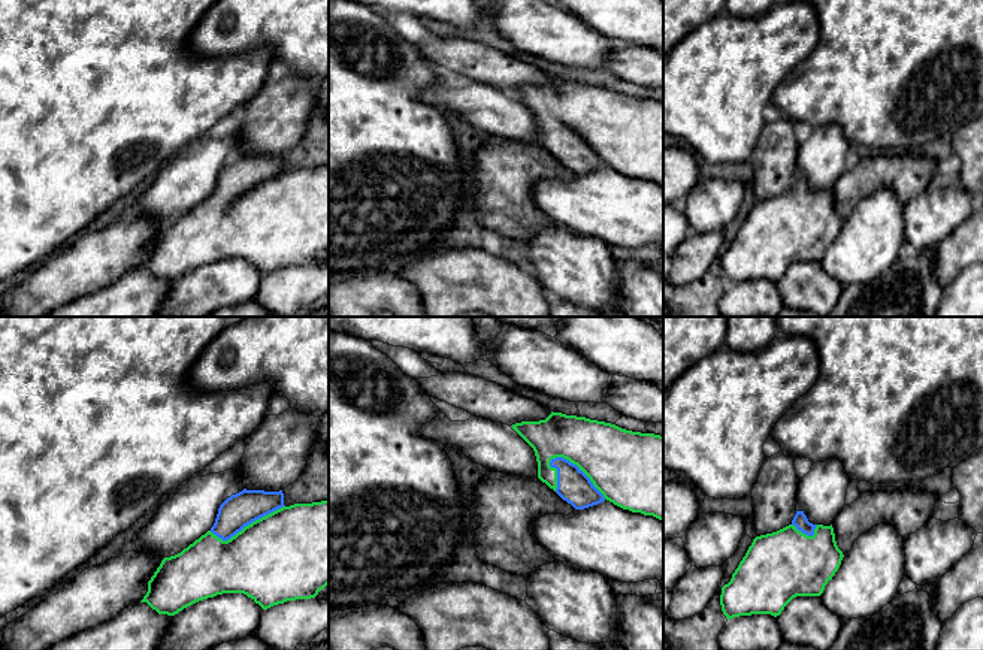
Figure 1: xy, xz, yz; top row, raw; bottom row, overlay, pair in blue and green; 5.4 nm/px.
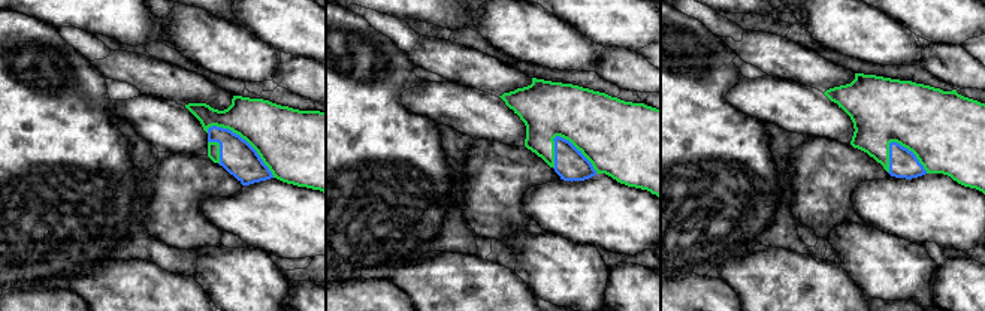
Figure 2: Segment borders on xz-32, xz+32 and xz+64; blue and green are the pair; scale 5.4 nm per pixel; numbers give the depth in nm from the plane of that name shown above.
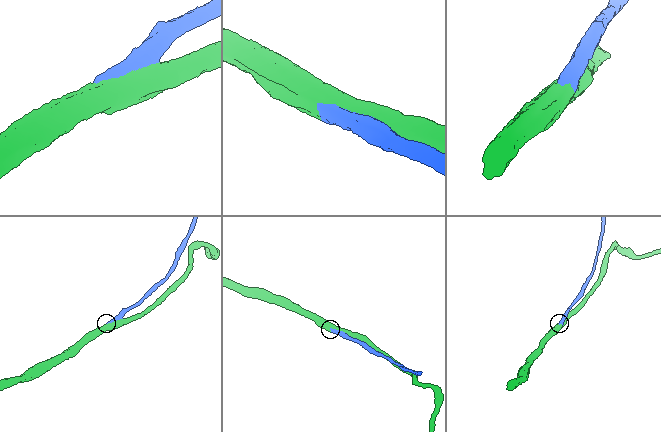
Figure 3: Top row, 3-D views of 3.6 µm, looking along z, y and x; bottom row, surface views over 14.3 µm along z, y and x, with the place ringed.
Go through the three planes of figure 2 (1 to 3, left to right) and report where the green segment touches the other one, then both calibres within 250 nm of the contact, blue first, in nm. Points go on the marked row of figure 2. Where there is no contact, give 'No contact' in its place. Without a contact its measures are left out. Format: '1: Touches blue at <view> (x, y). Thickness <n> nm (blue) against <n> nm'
1: Touches blue at xz-32 (244, 139). Thickness 190 nm (blue) against 360 nm
2: Touches blue at xz+32 (576, 148). Thickness 170 nm (blue) against 400 nm
3: Touches blue at xz+64 (911, 151). Thickness 160 nm (blue) against 420 nm

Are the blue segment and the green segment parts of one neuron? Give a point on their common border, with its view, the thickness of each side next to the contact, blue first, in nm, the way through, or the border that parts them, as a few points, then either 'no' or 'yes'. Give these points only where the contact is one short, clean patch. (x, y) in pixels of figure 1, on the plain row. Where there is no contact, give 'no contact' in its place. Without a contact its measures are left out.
meets blue in xz at (578, 135); 180 nm thick on the blue side, 380 nm on the other; yes

